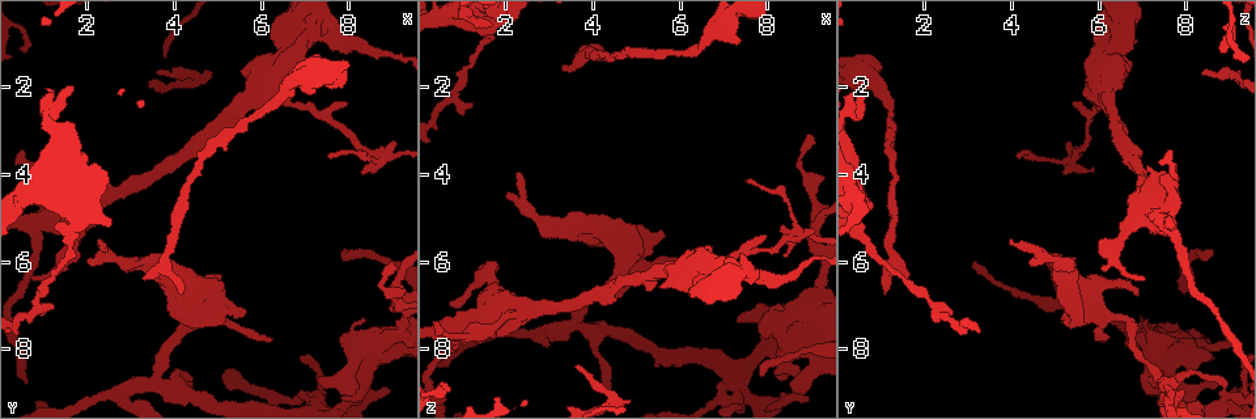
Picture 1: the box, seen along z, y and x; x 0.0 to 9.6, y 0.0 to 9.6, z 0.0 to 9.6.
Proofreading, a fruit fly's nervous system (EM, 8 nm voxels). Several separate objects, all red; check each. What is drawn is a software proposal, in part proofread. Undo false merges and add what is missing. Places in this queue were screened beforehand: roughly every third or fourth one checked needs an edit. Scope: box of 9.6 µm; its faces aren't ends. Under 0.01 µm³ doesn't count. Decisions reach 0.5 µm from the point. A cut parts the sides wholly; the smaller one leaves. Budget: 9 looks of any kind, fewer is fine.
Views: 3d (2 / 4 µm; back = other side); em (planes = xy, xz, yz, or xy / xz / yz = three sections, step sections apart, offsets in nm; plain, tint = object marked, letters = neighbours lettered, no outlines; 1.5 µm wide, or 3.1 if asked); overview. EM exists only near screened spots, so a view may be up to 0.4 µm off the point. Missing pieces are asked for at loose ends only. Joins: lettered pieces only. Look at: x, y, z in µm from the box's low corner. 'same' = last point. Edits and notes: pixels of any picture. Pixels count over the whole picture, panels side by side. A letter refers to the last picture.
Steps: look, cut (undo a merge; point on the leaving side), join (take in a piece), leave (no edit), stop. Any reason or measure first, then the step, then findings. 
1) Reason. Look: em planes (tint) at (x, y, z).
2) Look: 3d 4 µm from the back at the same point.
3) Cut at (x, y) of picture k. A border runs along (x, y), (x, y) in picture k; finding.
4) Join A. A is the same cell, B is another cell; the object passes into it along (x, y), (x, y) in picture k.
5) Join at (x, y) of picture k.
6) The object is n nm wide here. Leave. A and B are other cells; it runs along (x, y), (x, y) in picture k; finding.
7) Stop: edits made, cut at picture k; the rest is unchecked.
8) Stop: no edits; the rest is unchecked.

Thick end. Look: em planes (letters) at (7.35, 1.40, 0.85).

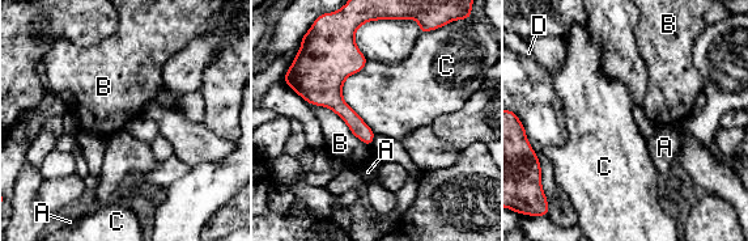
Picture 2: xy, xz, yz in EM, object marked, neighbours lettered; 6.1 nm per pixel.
Leave. A, B, C and D are other cells; a border runs along (366, 60), (343, 100), (375, 134) in picture 2; no lettered piece goes on from it.

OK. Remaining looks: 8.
Abrupt turn. Look: 3d 4 µm at (6.45, 1.55, 5.95).

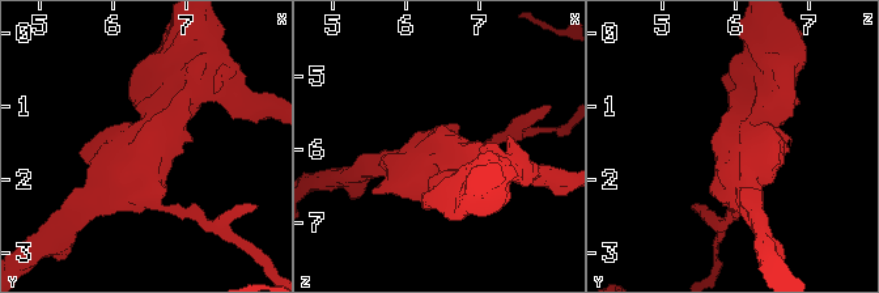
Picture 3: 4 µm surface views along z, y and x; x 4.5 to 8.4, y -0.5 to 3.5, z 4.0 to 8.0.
The arms are 300, 380 nm wide. Look: em planes (letters) at (6.50, 1.55, 5.90).

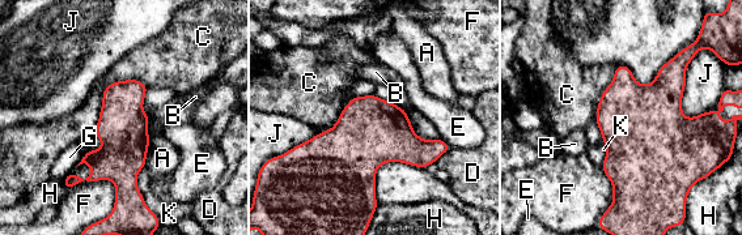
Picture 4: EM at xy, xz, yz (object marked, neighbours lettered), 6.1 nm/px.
The object is 300 nm wide here. Leave. A, B, C, D, E, F, G, H, J and K are other cells; a border runs along (148, 86), (113, 81), (93, 132) in picture 4; continuous, no second cell.

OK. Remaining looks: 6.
Look: em planes (letters) at (4.40, 8.95, 8.90).

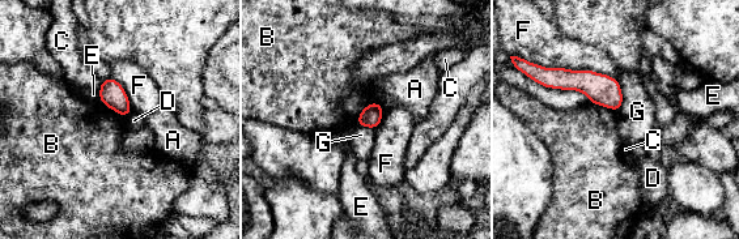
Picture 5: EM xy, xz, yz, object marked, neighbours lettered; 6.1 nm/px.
Leave. A, B, C, D, E, F and G are other cells; a border runs along (131, 110), (124, 116) in picture 5; none of them fits.

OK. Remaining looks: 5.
End of a long branch. Look: em planes (letters) at (0.70, 6.40, 6.95).

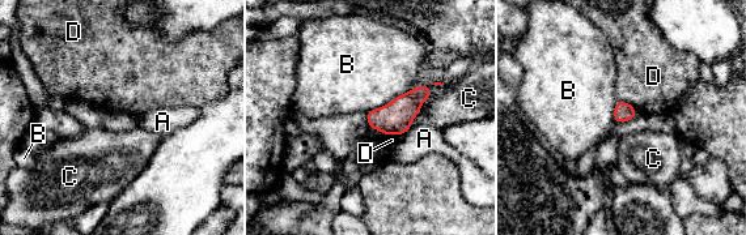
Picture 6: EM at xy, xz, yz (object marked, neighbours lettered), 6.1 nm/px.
Leave. A, B, C and D are other cells; a border runs along (410, 90), (365, 112) in picture 6; no lettered piece goes on from it.

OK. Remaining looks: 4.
Stop: no edits; the rest is unchecked.

